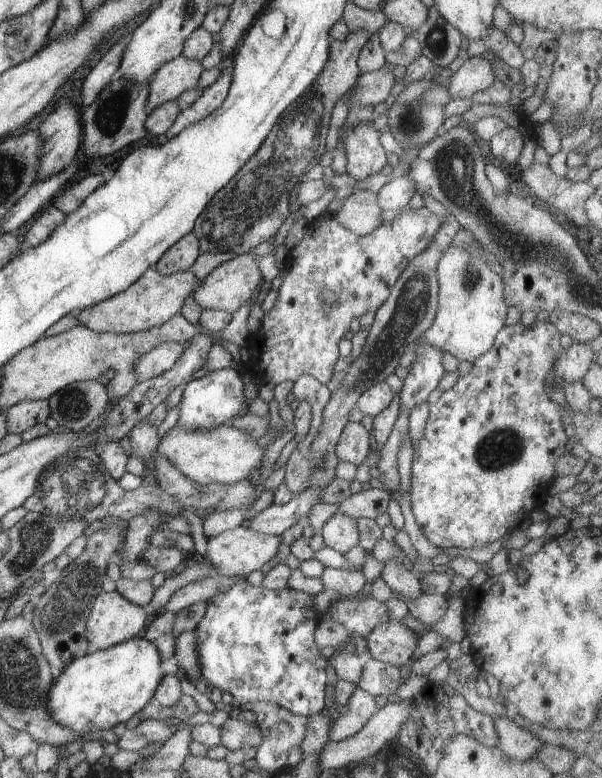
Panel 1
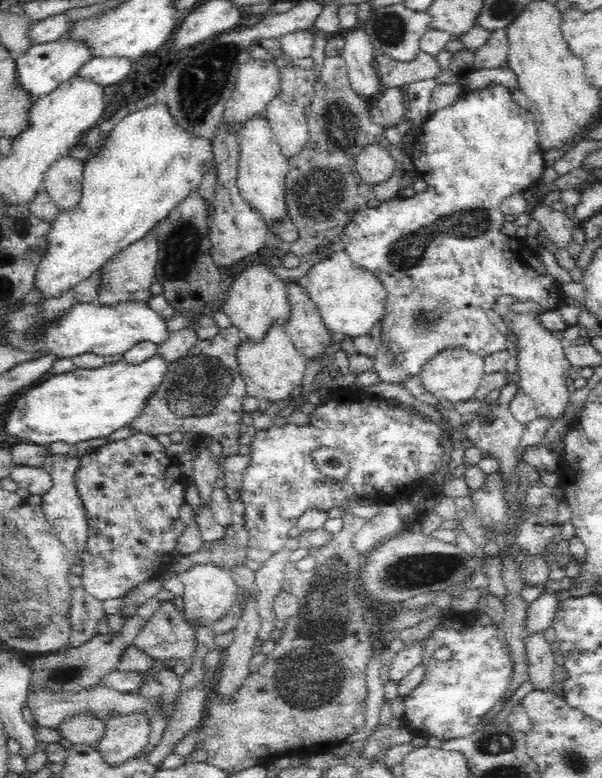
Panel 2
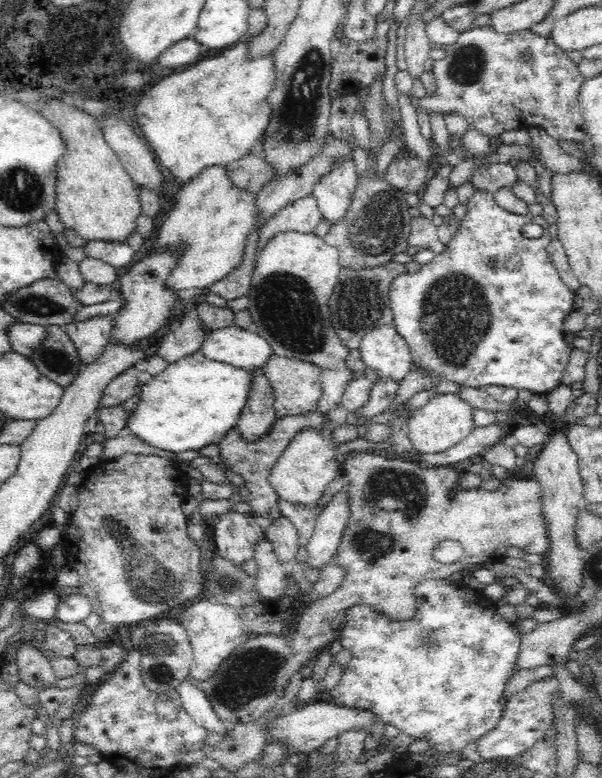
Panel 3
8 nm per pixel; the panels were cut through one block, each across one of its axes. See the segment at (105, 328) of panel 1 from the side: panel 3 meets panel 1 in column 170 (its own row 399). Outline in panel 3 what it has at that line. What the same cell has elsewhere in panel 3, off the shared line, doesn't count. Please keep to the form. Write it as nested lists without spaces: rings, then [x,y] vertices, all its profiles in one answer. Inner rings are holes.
[[[272,353],[261,369],[272,385],[275,396],[273,407],[277,418],[286,415],[305,415],[317,410],[318,399],[322,396],[320,367],[314,363],[298,360],[298,358],[288,358]]]

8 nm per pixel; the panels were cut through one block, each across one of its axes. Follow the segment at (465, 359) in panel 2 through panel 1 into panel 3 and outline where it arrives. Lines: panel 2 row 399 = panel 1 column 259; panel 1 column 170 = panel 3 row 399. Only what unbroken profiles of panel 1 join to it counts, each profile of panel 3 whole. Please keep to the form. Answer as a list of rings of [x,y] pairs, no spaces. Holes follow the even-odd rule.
[[[458,393],[436,394],[409,415],[409,439],[419,453],[444,452],[469,436],[477,427],[472,417],[472,405],[458,397]]]

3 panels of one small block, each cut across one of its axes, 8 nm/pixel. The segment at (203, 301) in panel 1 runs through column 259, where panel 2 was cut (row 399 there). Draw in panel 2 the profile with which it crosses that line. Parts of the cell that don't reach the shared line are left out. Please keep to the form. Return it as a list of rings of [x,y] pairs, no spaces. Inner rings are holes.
[[[272,324],[260,342],[242,338],[238,352],[238,370],[246,383],[246,392],[257,399],[269,398],[271,402],[288,399],[290,394],[302,384],[306,372],[306,358],[298,352],[283,325]]]

